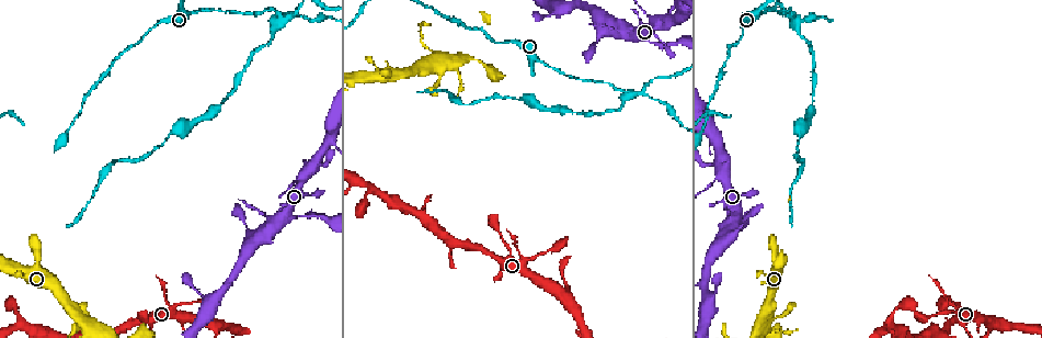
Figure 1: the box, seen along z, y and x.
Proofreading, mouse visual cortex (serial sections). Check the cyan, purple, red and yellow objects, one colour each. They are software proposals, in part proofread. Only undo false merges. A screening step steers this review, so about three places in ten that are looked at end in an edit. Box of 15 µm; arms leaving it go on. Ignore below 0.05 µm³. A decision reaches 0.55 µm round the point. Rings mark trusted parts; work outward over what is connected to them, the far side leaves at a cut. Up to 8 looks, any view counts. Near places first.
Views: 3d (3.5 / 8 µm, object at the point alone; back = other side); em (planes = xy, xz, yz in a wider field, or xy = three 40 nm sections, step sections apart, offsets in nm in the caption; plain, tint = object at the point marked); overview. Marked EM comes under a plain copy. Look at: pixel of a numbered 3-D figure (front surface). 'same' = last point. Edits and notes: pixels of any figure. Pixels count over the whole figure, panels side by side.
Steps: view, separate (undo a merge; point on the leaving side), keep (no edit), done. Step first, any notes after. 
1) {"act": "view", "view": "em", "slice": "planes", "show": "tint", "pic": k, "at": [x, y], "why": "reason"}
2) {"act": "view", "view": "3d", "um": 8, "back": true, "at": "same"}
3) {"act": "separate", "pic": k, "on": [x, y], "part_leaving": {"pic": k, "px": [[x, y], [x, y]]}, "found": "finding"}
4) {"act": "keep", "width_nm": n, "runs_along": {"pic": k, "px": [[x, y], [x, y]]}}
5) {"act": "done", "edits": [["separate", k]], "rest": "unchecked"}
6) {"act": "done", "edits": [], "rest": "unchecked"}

{"act": "view", "view": "3d", "um": 8, "pic": 1, "at": [279, 11], "why": "arms part here"}

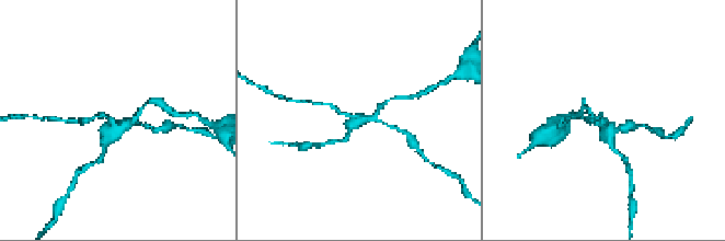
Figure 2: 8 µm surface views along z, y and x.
{"act": "view", "view": "3d", "um": 3.5, "pic": 2, "at": [112, 120]}

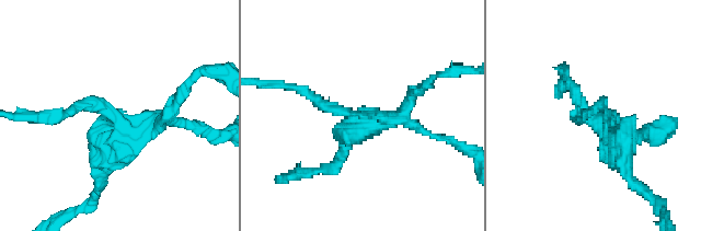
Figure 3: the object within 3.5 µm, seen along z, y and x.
{"act": "view", "view": "em", "slice": "xy", "step": 5, "show": "tint", "pic": 3, "at": [606, 115], "arms": 3, "arm_widths_nm": [150, 200, 300], "why": "need the tissue"}

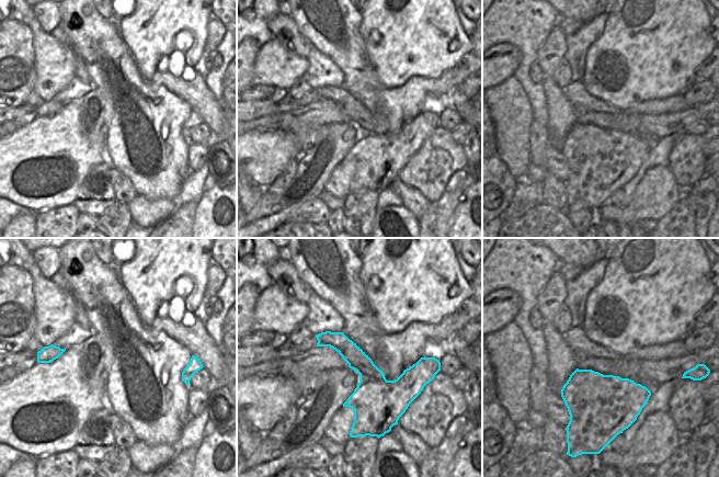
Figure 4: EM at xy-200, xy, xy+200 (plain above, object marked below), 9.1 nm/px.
{"act": "separate", "pic": 3, "on": [169, 110], "border": {"pic": 4, "px": [[385, 378], [363, 379], [360, 382]]}, "found": "two cells meet here"}

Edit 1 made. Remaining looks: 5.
{"act": "view", "view": "overview", "why": "see it whole again"}

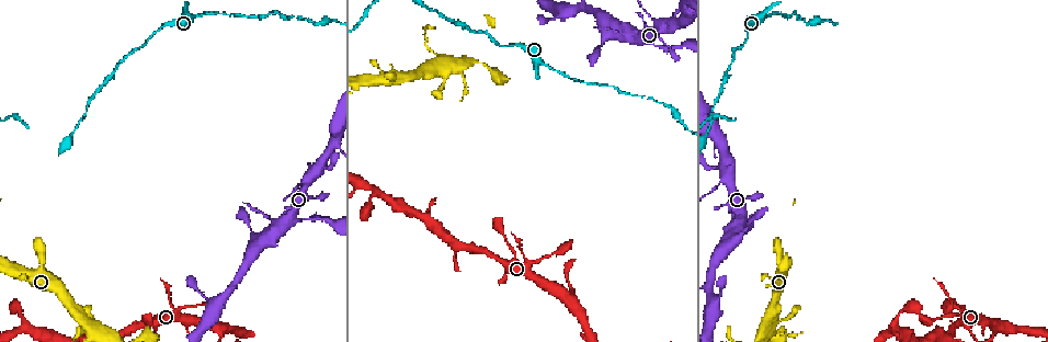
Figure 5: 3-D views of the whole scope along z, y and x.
{"act": "view", "view": "3d", "um": 3.5, "pic": 5, "at": [550, 20], "why": "narrows sharply"}

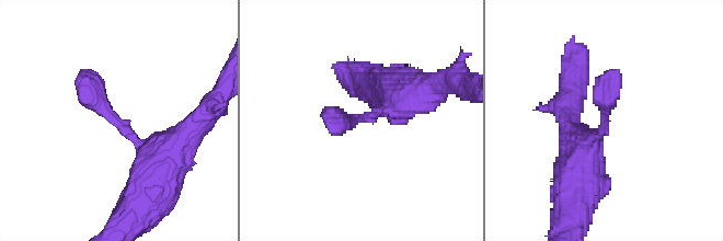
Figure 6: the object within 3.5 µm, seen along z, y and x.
{"act": "view", "view": "em", "slice": "xy", "step": 2, "show": "tint", "pic": 6, "at": [606, 118], "why": "need the tissue"}

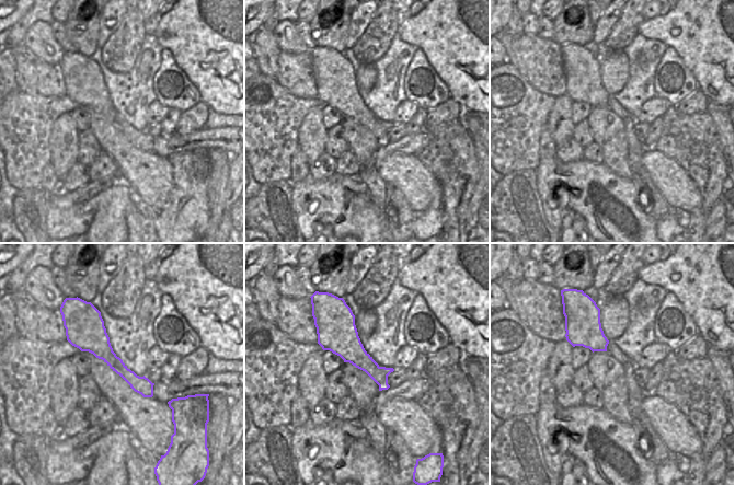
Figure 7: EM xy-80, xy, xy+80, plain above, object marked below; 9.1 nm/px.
{"act": "keep", "runs_along": {"pic": 6, "px": [[168, 148], [140, 145], [87, 73]]}, "found": "all the same cell"}

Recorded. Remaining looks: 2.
{"act": "done", "edits": [["separate", 3]], "rest": "unchecked"}

